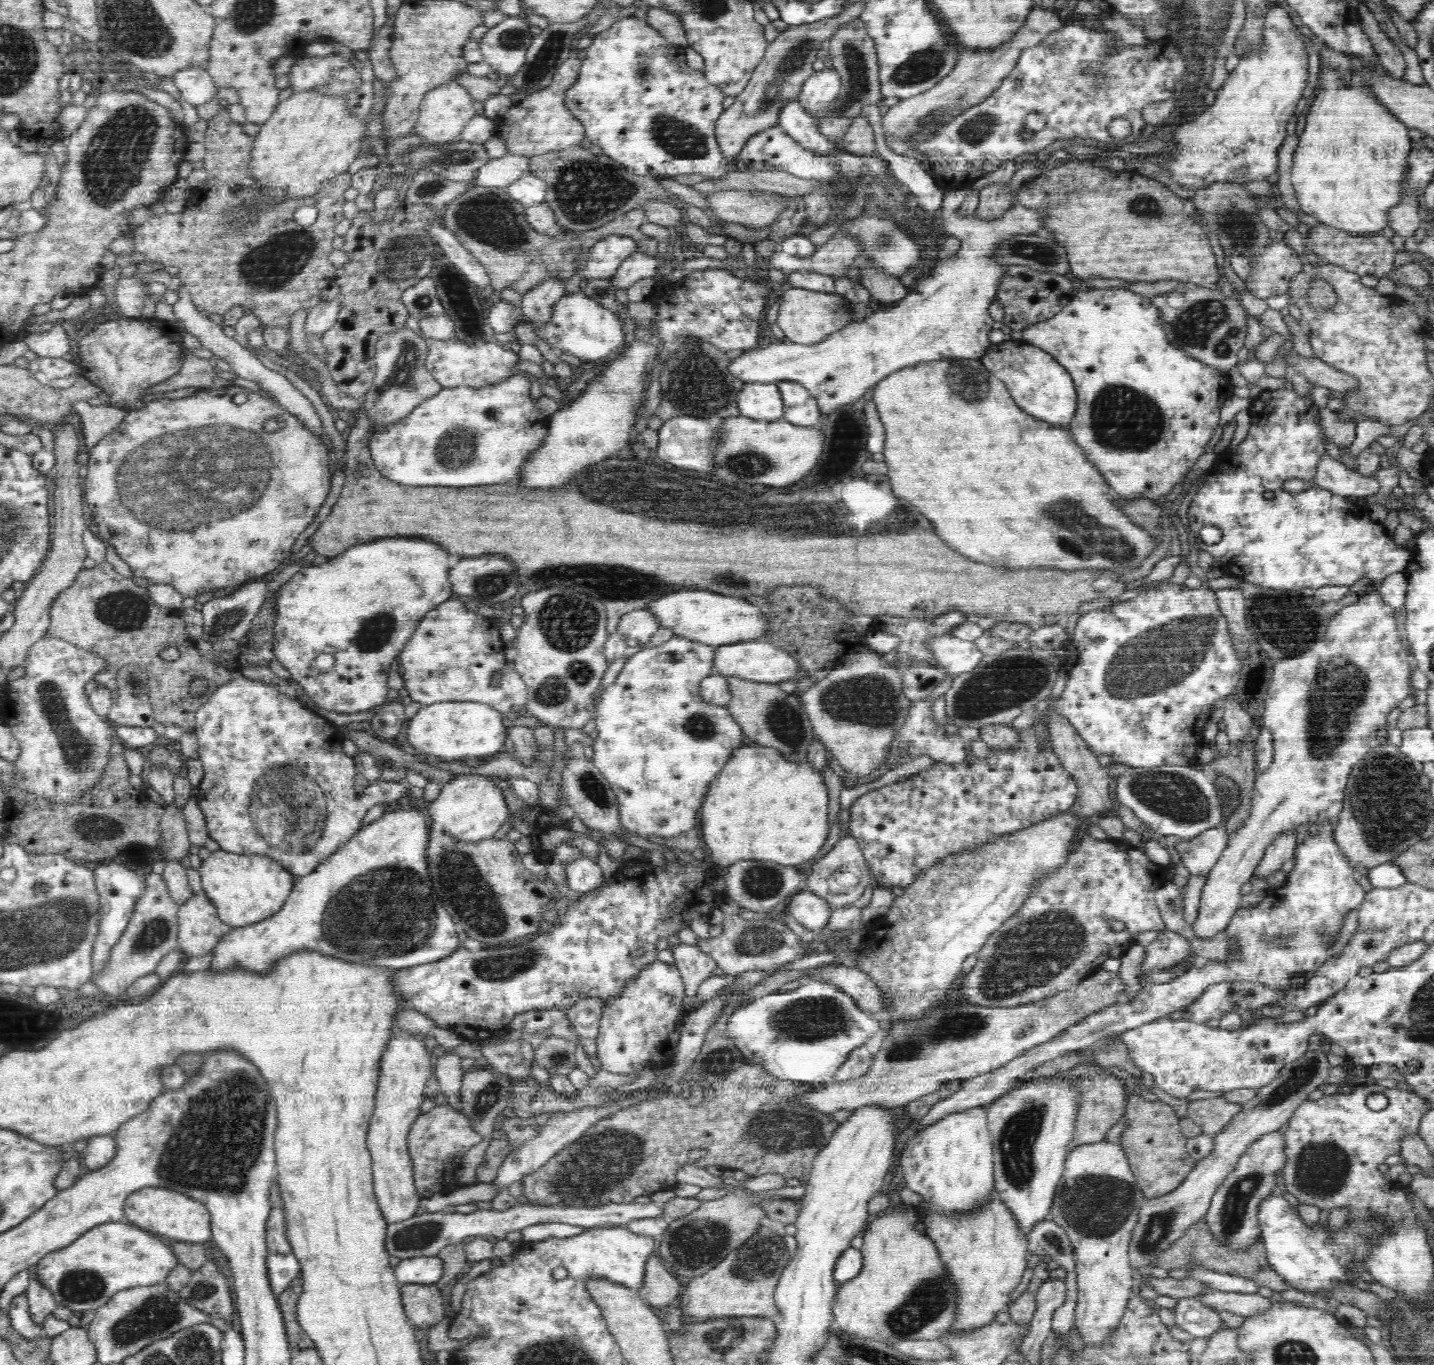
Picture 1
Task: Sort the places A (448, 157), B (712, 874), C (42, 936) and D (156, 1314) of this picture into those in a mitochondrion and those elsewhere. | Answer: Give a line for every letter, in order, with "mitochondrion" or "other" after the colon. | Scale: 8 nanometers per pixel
A: mitochondrion
B: other
C: mitochondrion
D: mitochondrion

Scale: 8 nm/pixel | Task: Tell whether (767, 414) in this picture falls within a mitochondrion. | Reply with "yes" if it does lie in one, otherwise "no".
no

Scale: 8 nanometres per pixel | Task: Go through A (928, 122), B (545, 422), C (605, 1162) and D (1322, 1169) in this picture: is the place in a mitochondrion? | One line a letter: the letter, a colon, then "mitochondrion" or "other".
A: mitochondrion
B: other
C: mitochondrion
D: mitochondrion

